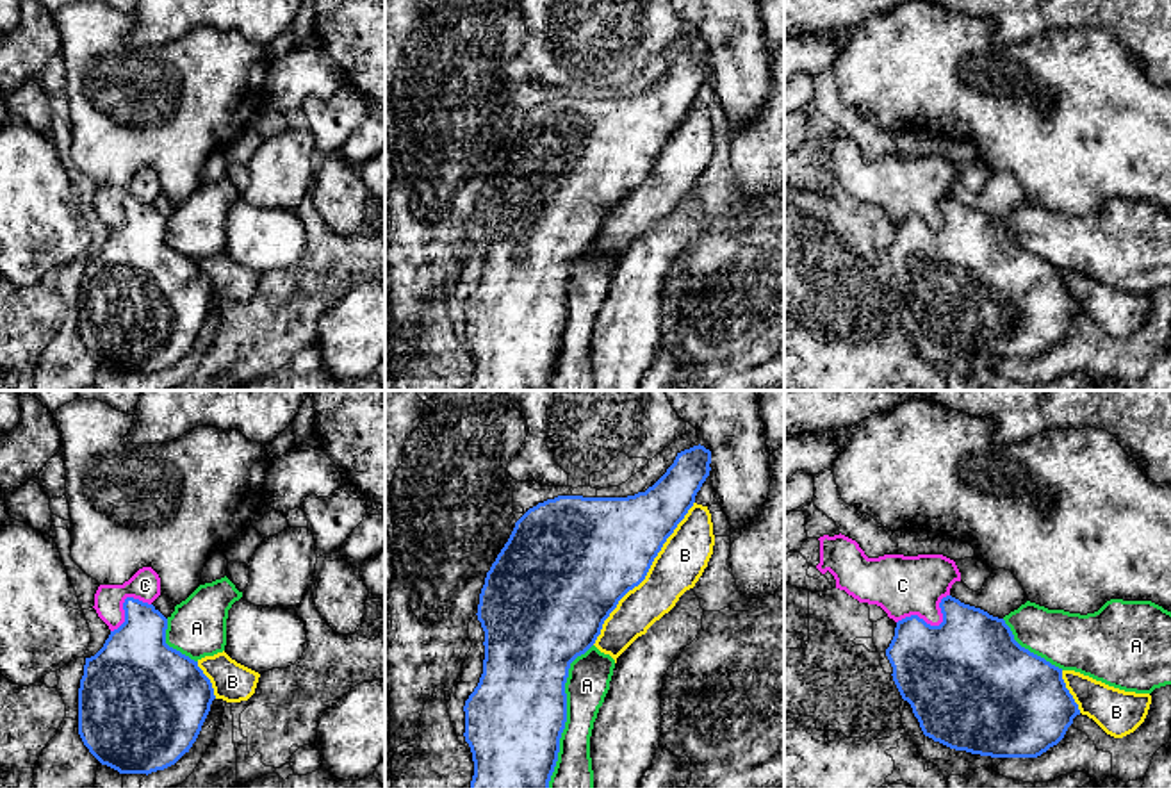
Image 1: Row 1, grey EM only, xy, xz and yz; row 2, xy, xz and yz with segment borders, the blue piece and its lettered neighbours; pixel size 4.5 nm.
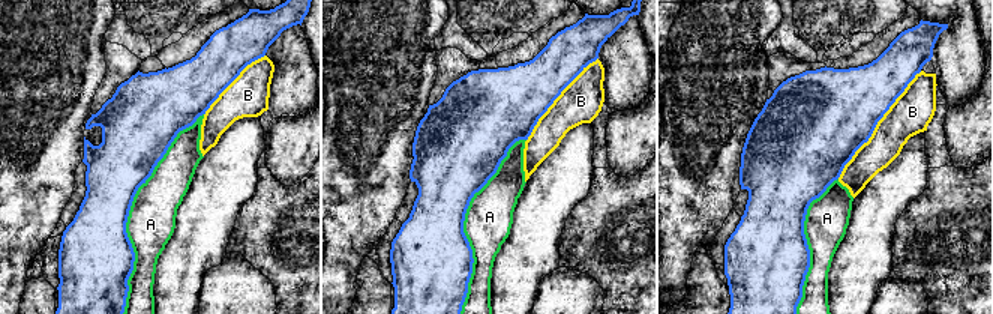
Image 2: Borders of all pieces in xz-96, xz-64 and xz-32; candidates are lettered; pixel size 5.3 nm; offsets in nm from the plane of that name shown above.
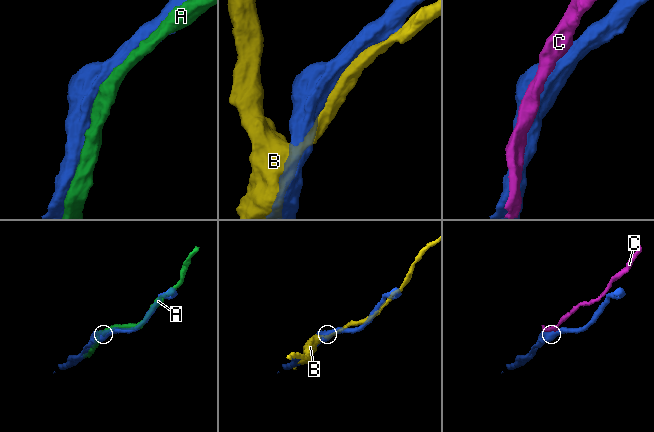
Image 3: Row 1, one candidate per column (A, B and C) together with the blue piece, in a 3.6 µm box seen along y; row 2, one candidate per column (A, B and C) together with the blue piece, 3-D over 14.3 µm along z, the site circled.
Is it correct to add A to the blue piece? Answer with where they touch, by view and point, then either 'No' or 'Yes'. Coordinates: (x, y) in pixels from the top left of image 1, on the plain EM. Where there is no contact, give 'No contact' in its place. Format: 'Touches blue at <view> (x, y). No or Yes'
Touches blue at xz (565, 316). Yes

